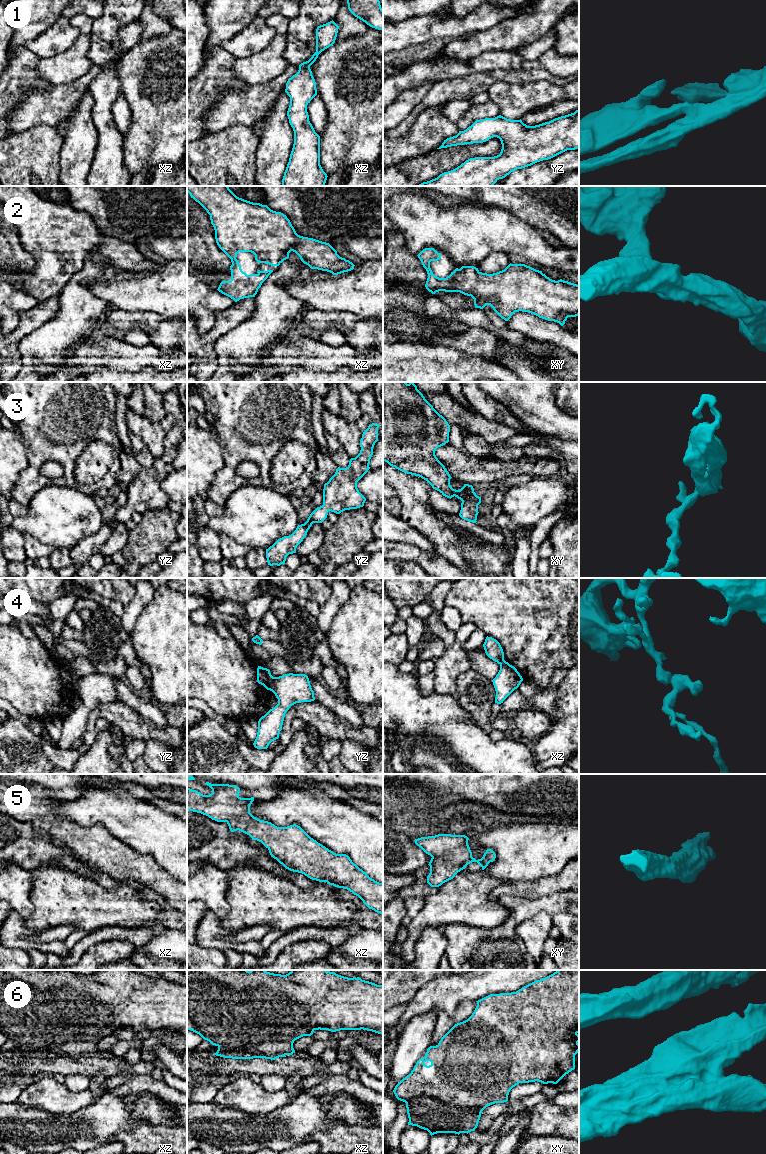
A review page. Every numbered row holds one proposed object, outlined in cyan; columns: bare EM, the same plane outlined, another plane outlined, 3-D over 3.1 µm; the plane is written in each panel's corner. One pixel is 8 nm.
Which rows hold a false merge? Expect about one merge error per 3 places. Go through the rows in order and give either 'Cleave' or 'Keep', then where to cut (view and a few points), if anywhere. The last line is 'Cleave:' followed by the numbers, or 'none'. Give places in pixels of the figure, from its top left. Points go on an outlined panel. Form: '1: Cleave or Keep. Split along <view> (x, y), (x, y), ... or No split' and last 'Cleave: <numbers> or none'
1: Keep. No split
2: Keep. No split
3: Keep. No split
4: Cleave. Split along yz (274, 677), (269, 689)
5: Keep. No split
6: Cleave. Split along xz (294, 1039), (263, 1041), (254, 1048), (227, 1049), (218, 1047)
Cleave: 4, 6

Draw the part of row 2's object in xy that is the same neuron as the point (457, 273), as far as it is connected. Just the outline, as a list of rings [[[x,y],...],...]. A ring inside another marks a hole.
[[[425,248],[417,256],[427,271],[425,287],[429,292],[432,294],[439,291],[460,292],[471,296],[475,308],[483,309],[490,305],[505,321],[508,321],[515,312],[522,311],[563,326],[568,317],[579,315],[579,285],[562,279],[552,280],[542,271],[525,264],[510,263],[504,270],[493,274],[482,273],[474,266],[462,266],[460,269],[456,268],[446,278],[439,278],[433,274],[430,262],[438,261],[441,254],[434,248]]]

